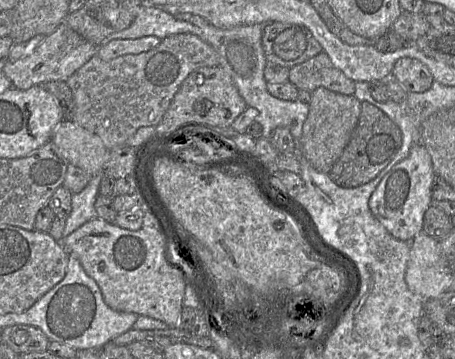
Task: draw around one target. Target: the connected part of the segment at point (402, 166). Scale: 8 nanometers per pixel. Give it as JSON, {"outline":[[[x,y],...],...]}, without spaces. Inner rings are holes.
{"outline":[[[415,144],[407,158],[397,163],[381,180],[369,199],[374,217],[395,238],[411,242],[423,228],[425,212],[432,205],[432,185],[435,172],[426,147]]]}

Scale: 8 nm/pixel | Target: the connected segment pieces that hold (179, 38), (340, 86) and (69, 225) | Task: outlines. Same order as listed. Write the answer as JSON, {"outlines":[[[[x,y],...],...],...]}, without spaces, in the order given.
{"outlines":[[[[190,33],[168,36],[155,48],[140,54],[127,54],[109,61],[95,55],[65,81],[73,95],[71,120],[99,136],[109,150],[117,146],[127,146],[126,141],[139,128],[157,126],[161,122],[174,95],[189,74],[202,67],[217,65],[219,63],[215,49]]],[[[324,51],[289,68],[288,81],[310,92],[319,87],[344,95],[354,95],[355,91],[355,82],[337,69]]],[[[102,172],[96,173],[81,192],[72,194],[71,212],[66,218],[63,237],[67,237],[84,223],[97,217],[94,204],[99,194],[99,185],[103,176],[104,173]]]]}

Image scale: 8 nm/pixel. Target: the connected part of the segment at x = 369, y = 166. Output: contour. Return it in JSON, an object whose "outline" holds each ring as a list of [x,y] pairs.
{"outline":[[[361,102],[361,112],[349,143],[329,172],[339,186],[353,188],[372,181],[395,157],[402,144],[402,132],[390,117],[375,105]]]}

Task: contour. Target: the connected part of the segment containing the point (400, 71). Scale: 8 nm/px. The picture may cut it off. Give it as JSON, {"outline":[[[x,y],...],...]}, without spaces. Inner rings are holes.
{"outline":[[[400,58],[393,67],[391,76],[398,81],[408,93],[427,91],[434,81],[429,69],[414,58]]]}

